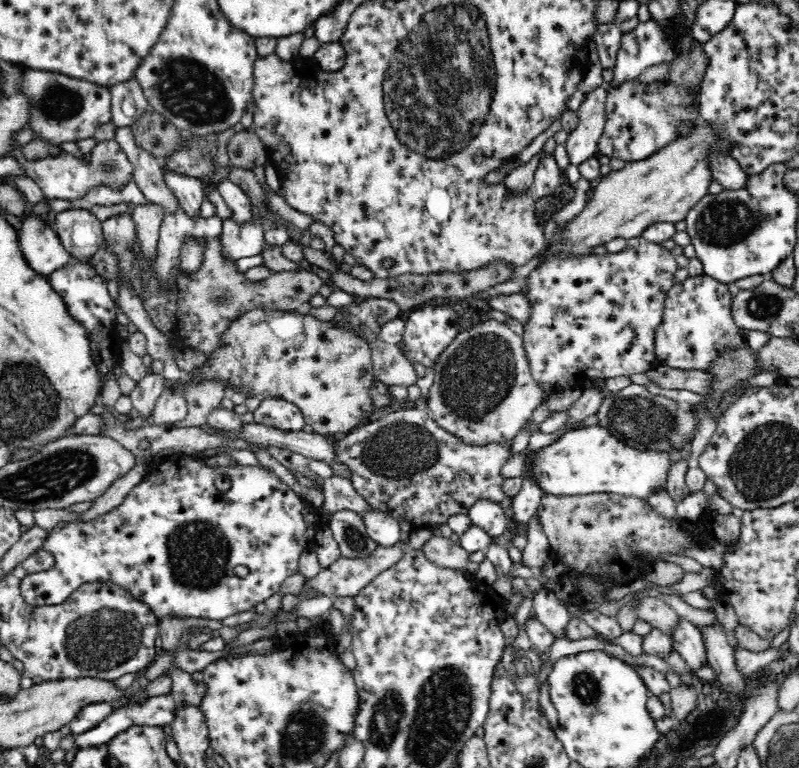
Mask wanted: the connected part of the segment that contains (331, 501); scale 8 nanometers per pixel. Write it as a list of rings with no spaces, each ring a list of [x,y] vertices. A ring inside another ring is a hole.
[[[332,476],[322,479],[324,502],[323,506],[315,512],[316,518],[328,521],[328,514],[334,514],[338,510],[352,510],[358,514],[371,510],[371,504],[366,501],[354,489],[350,479],[340,476]]]

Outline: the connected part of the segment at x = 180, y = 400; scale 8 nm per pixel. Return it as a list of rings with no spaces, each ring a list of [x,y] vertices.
[[[168,387],[161,392],[156,401],[152,416],[152,424],[174,426],[178,421],[182,421],[187,416],[186,397],[180,389],[170,389]]]

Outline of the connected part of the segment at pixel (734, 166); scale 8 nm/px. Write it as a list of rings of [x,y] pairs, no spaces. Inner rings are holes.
[[[725,150],[710,152],[710,169],[713,180],[722,184],[726,190],[740,190],[746,186],[749,176],[742,170],[740,163]]]

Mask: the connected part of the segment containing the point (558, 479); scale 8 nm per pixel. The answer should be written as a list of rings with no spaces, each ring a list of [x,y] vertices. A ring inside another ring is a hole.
[[[599,424],[578,427],[566,431],[550,446],[529,453],[525,459],[525,472],[522,478],[534,480],[548,496],[582,496],[607,493],[647,500],[657,491],[667,486],[668,473],[675,462],[688,460],[691,456],[692,440],[682,452],[639,452],[624,441],[616,439],[608,429]]]

